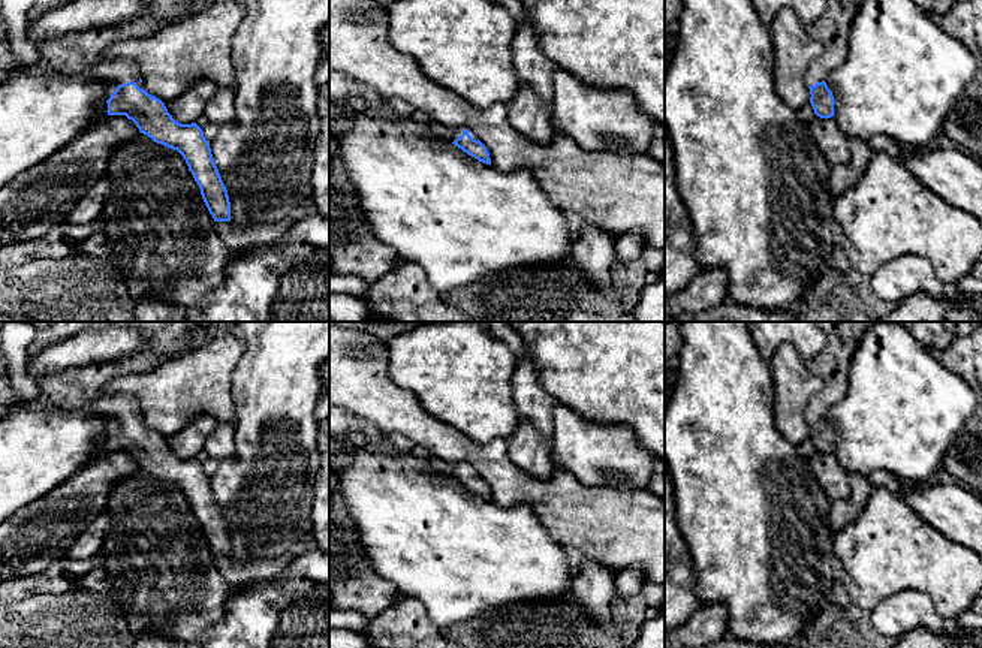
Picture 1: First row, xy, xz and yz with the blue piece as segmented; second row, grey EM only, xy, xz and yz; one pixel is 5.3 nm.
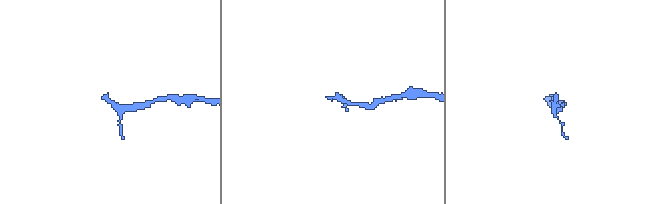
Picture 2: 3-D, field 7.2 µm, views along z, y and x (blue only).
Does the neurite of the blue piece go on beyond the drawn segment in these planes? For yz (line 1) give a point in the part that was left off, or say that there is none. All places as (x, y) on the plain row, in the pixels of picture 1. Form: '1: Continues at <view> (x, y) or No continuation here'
1: Continues at yz (833, 364)

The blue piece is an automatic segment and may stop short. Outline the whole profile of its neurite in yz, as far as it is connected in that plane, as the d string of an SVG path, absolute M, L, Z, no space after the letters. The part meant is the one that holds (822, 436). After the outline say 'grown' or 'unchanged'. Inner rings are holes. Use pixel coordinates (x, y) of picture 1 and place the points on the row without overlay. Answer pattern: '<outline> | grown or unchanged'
M814 322L826 337L825 349L810 362L808 370L823 380L823 389L807 404L805 418L810 438L820 453L834 452L834 431L825 415L847 392L850 361L864 334L877 322Z | grown

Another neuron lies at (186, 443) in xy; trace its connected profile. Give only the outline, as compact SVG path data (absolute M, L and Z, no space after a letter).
M198 415L183 430L165 438L172 453L181 459L196 458L207 437L214 431L220 422L210 415Z

